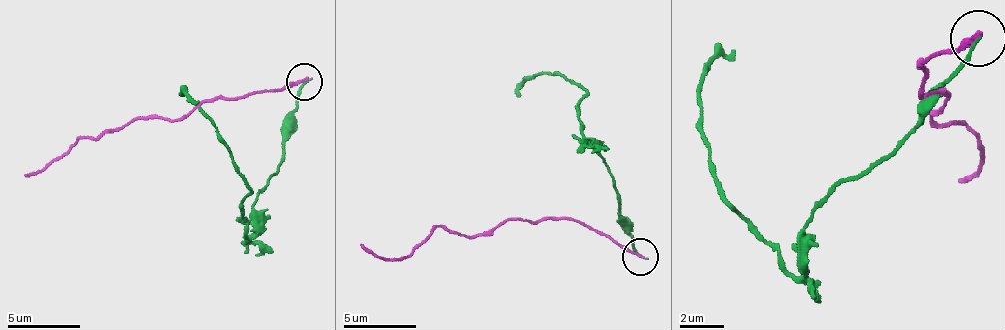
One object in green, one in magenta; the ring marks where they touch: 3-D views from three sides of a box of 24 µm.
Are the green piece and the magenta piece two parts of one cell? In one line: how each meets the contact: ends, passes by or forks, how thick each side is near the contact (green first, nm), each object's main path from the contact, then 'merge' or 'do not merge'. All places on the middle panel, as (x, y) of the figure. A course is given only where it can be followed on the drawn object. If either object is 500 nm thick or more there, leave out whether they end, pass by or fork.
green ends there; magenta ends there; 160 nm thick on the green side, 200 nm on the other; green runs (639, 256), (628, 234), (621, 197), (588, 143), (577, 117), (585, 92), (577, 84), (548, 73), (515, 88); magenta runs (639, 256), (574, 219), (508, 219), (468, 238), (439, 227), (399, 259), (380, 259), (359, 245); do not merge

